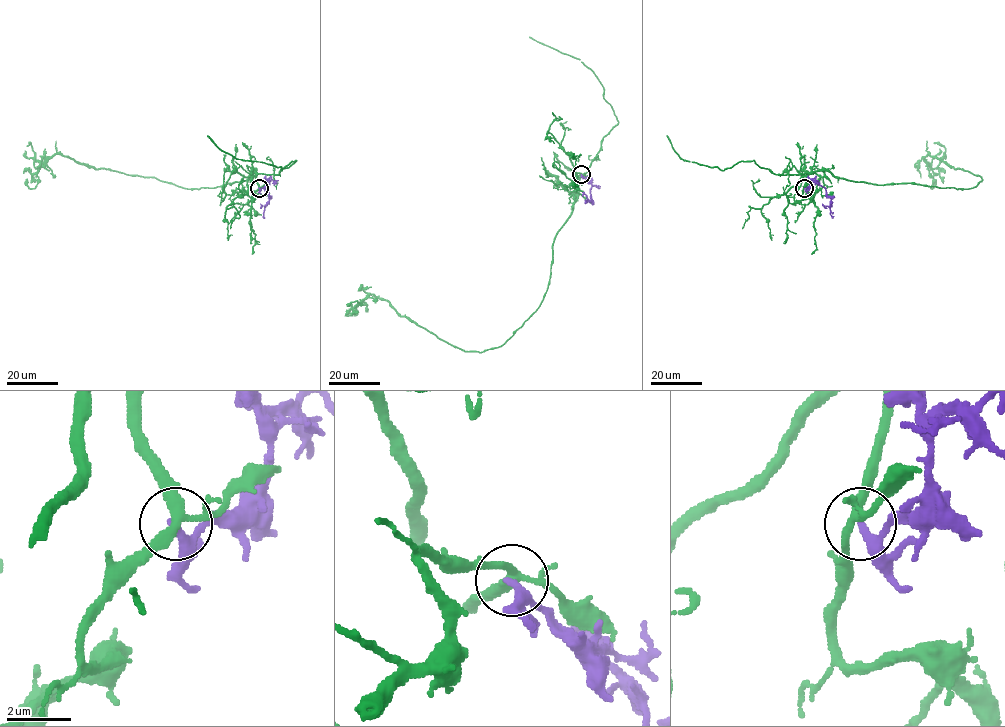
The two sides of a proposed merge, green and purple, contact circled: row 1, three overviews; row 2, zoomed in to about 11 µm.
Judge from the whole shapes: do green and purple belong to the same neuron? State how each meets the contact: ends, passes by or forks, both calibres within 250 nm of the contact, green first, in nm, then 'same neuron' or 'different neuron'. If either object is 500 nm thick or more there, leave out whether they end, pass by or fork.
green forks | purple passes by | 280/220 nm | different neuron

